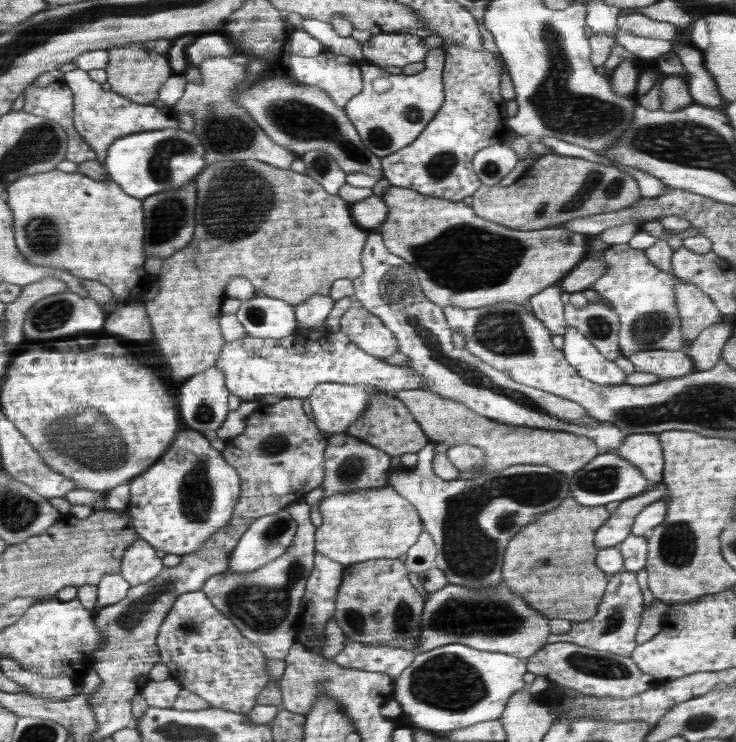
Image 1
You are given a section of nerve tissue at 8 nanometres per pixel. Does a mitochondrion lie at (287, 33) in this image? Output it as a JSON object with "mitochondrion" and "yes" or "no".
{"mitochondrion":"no"}

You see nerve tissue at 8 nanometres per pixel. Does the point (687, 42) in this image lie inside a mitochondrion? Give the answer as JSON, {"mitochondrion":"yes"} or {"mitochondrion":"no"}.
{"mitochondrion":"no"}

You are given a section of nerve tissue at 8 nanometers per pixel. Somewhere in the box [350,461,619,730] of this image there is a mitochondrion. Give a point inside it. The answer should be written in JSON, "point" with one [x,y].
{"point":[470,551]}

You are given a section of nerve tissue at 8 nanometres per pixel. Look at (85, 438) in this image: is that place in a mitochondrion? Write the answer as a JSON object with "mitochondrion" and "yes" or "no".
{"mitochondrion":"yes"}

